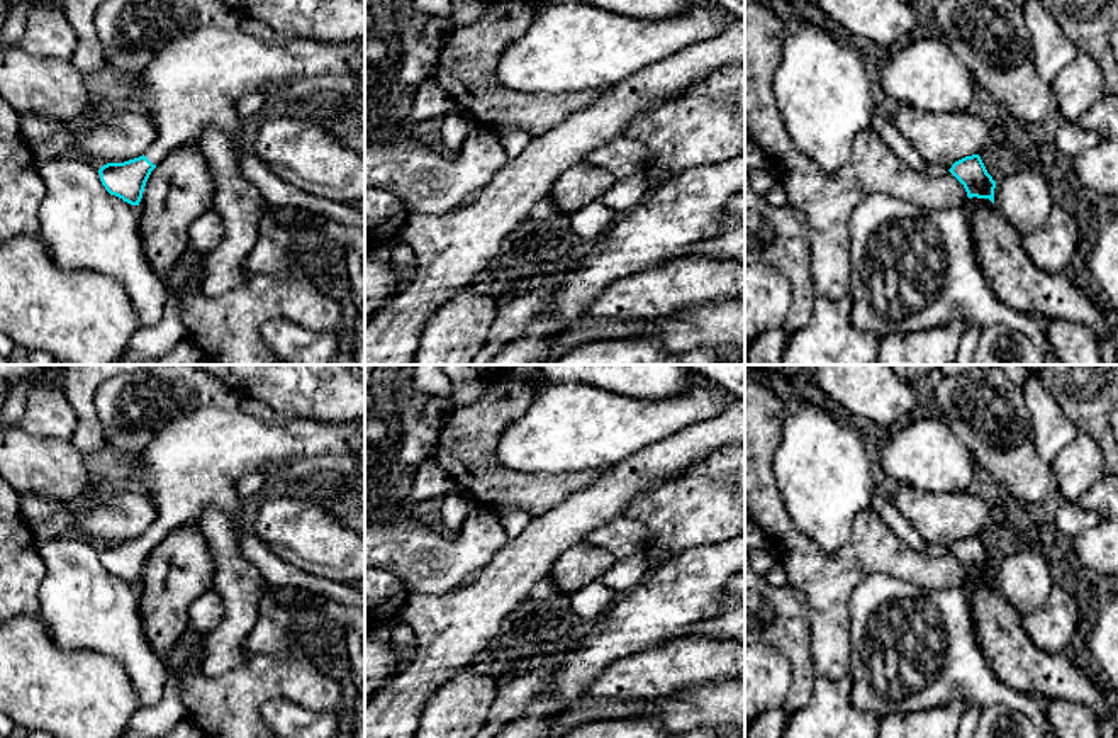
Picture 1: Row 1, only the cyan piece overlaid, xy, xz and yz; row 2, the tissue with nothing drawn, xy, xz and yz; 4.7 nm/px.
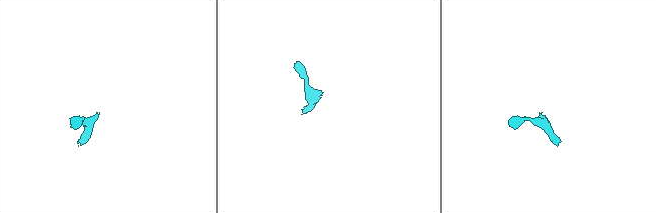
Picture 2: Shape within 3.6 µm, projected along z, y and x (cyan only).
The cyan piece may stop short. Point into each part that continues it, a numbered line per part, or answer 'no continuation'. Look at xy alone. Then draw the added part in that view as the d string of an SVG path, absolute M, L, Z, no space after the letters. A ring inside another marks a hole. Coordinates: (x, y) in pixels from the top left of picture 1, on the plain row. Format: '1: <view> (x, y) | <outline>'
1: xy (190, 465) | M200 407L163 428L139 456L129 458L117 482L134 478L153 494L158 517L144 533L153 545L214 507L229 517L243 556L268 587L295 587L365 609L365 592L310 575L258 541L243 517L243 497L236 492L236 482L249 472L283 472L307 458L353 456L363 448L363 419L326 422L275 416L268 422L241 409Z

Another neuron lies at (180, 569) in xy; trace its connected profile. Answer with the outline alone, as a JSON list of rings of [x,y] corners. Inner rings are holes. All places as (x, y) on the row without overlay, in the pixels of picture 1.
[[[195,523],[175,528],[151,551],[139,582],[139,611],[154,653],[168,658],[188,629],[190,606],[214,587],[215,560]]]

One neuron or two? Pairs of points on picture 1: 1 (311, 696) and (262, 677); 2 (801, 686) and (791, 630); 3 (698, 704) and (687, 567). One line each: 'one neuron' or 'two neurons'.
1: one neuron
2: one neuron
3: two neurons

